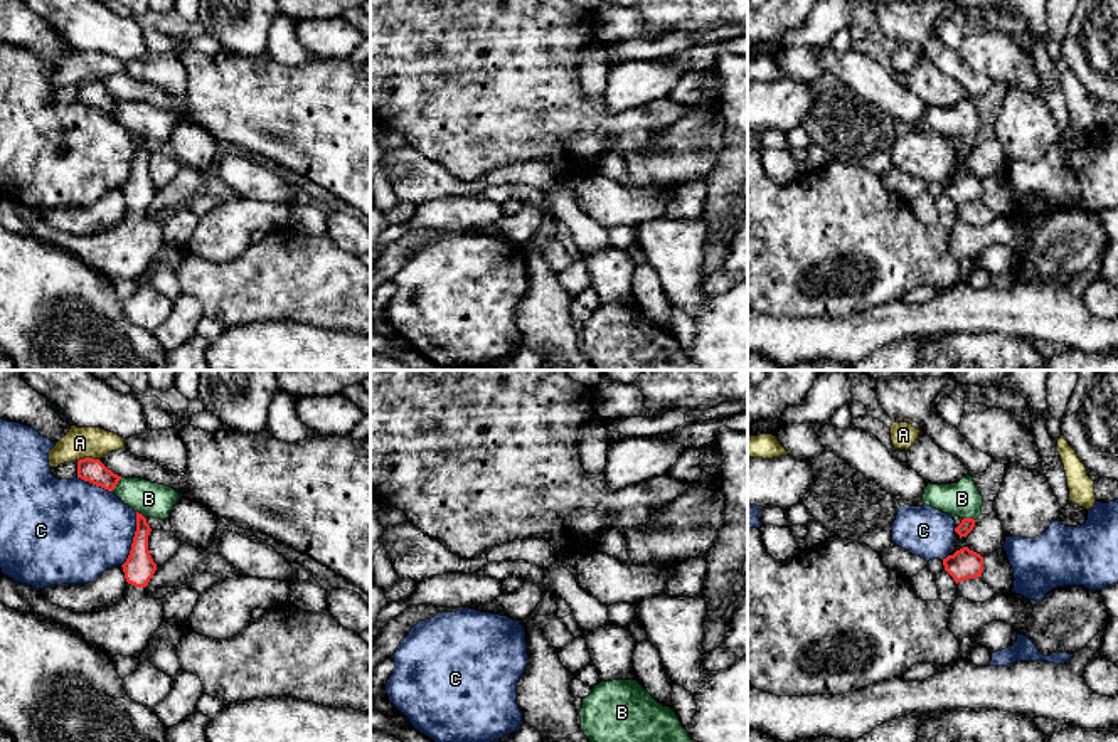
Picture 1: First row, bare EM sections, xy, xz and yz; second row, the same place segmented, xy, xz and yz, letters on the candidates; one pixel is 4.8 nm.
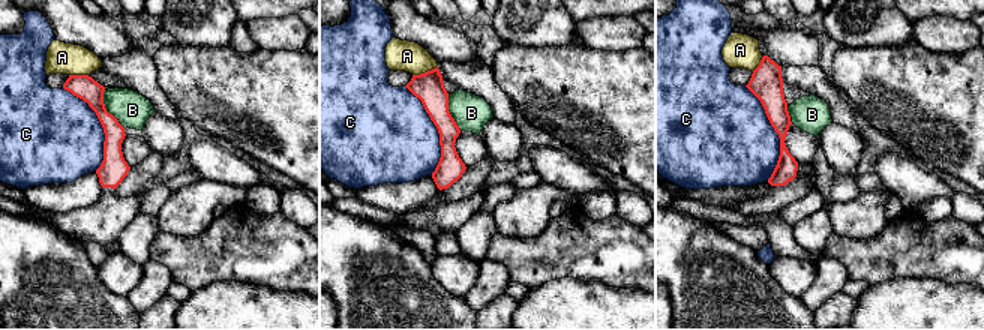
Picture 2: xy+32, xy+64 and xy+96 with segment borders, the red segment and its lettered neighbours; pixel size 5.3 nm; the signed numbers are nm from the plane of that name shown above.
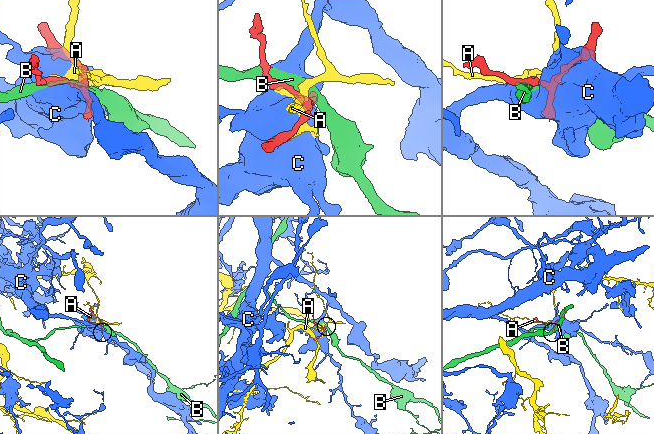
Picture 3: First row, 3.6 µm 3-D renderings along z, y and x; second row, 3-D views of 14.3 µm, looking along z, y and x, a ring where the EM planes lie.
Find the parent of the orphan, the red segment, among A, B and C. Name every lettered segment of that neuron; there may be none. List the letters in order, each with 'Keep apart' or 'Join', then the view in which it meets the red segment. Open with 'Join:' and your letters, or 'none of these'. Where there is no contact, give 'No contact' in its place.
Join: none of these
A: Keep apart. Touches red in xy
B: Keep apart. Touches red in xy
C: Keep apart. Touches red in xy

